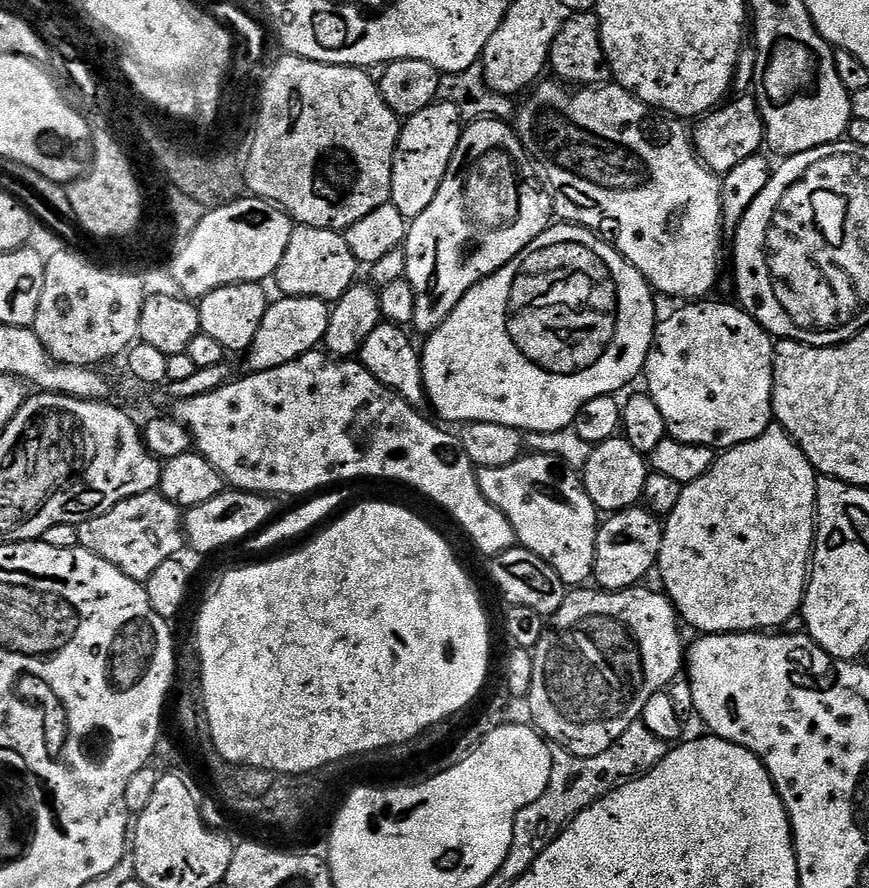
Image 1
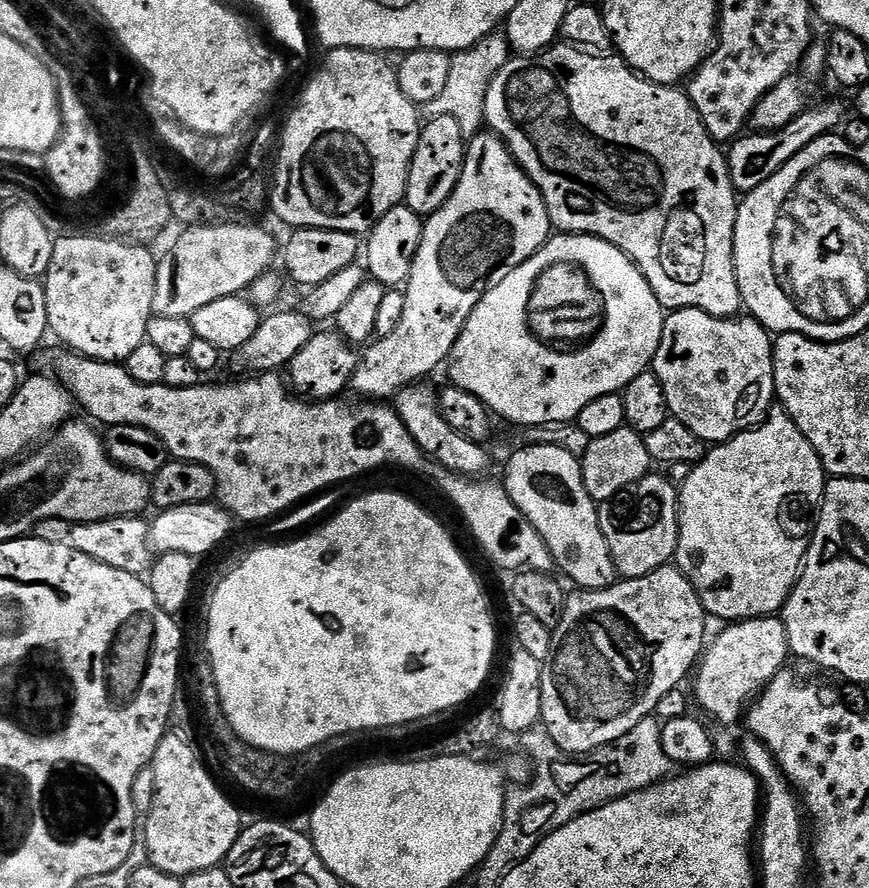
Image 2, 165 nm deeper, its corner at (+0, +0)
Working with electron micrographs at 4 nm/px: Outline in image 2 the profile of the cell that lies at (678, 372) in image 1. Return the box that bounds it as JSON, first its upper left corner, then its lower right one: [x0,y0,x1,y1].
[650,308,776,446]

